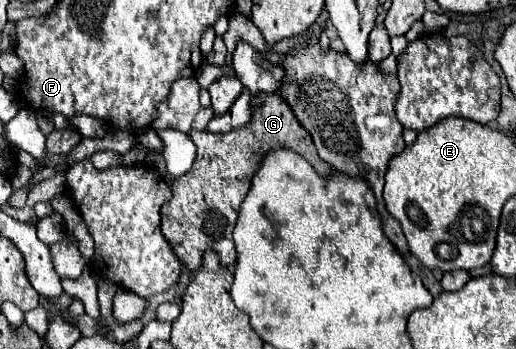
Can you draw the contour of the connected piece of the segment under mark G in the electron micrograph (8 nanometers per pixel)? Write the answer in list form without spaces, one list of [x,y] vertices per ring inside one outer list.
[[[257,94],[253,98],[253,120],[241,128],[227,134],[191,130],[190,137],[197,148],[197,158],[187,174],[173,180],[173,198],[161,208],[161,230],[189,270],[201,266],[201,256],[207,248],[219,252],[223,266],[237,262],[237,250],[231,238],[237,212],[249,192],[251,178],[269,150],[287,146],[301,154],[323,178],[331,174],[331,166],[317,156],[315,144],[305,128],[301,134],[301,124],[281,94]]]

